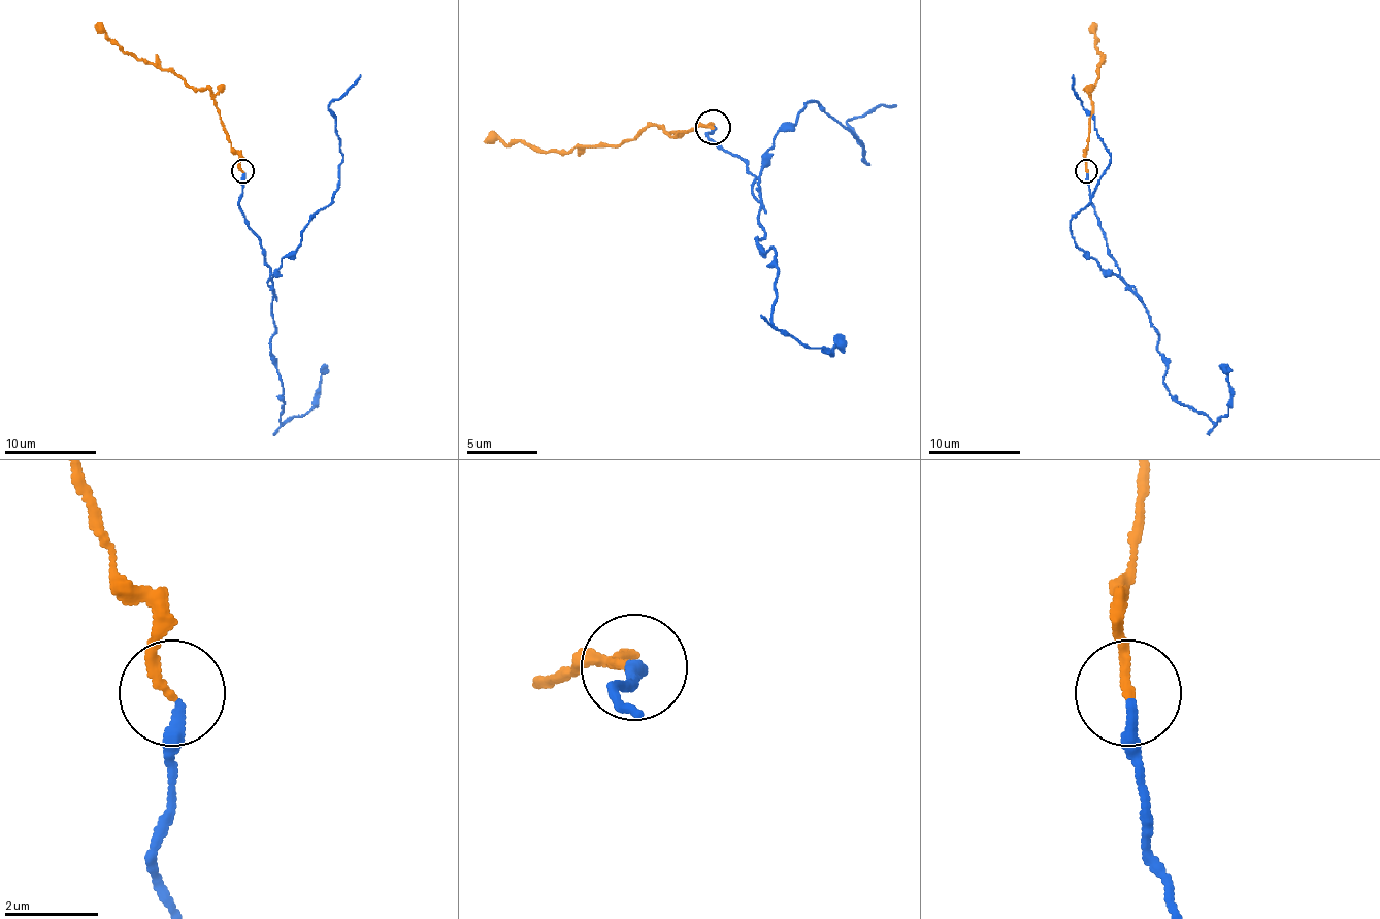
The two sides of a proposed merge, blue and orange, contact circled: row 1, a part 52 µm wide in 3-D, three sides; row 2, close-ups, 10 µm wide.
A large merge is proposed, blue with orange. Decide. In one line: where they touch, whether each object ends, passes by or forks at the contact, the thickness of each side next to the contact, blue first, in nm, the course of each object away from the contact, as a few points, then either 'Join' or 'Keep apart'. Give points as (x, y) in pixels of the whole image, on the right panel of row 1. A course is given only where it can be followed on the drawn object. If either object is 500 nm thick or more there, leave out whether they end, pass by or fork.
Place: (1086, 171). At the ring blue ends. At the ring orange ends. Thickness 280 nm (blue) against 200 nm. Course of blue: (1087, 172), (1117, 275), (1071, 234), (1071, 219), (1089, 202), (1110, 161), (1094, 118), (1074, 90), (1074, 74). Course of orange: (1087, 170), (1085, 154), (1089, 138), (1091, 95), (1085, 88), (1091, 88), (1098, 78), (1101, 54), (1091, 22). Keep apart

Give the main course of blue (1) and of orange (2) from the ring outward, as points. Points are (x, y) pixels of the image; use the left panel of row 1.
1: (244, 172), (239, 206), (271, 275), (340, 182), (329, 106), (361, 74)
2: (241, 170), (239, 154), (228, 138), (215, 95), (207, 88), (192, 88), (183, 78), (125, 54), (98, 22)

